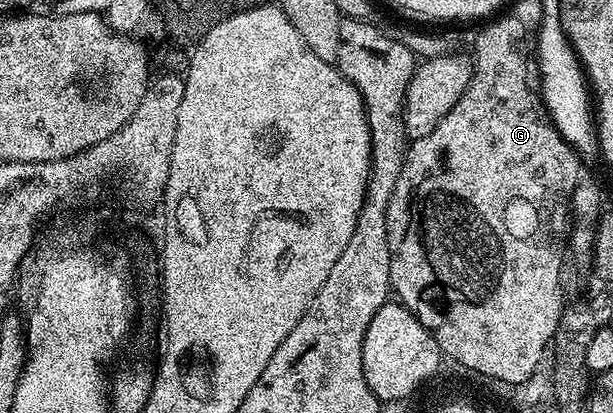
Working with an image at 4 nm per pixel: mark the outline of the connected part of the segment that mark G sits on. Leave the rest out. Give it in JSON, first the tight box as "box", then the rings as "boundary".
{"box":[387,17,583,381],"boundary":[[[500,17],[493,19],[498,21],[490,20],[490,25],[473,41],[473,74],[467,91],[463,91],[463,99],[459,99],[459,103],[455,103],[455,107],[447,111],[446,117],[434,131],[429,135],[423,135],[423,139],[410,142],[405,153],[403,171],[399,174],[399,183],[395,183],[395,191],[387,207],[387,239],[391,254],[389,283],[396,300],[413,312],[423,328],[435,339],[442,354],[453,365],[458,361],[471,365],[478,378],[492,374],[505,380],[518,381],[529,376],[529,370],[533,368],[532,363],[537,361],[541,354],[541,344],[552,332],[557,317],[557,265],[561,254],[561,229],[565,223],[565,199],[569,189],[582,180],[583,161],[561,136],[544,104],[540,100],[529,103],[527,99],[525,89],[531,84],[529,69],[525,66],[527,39],[517,39],[520,47],[511,45],[513,31],[527,29],[526,22],[521,17]]]}

